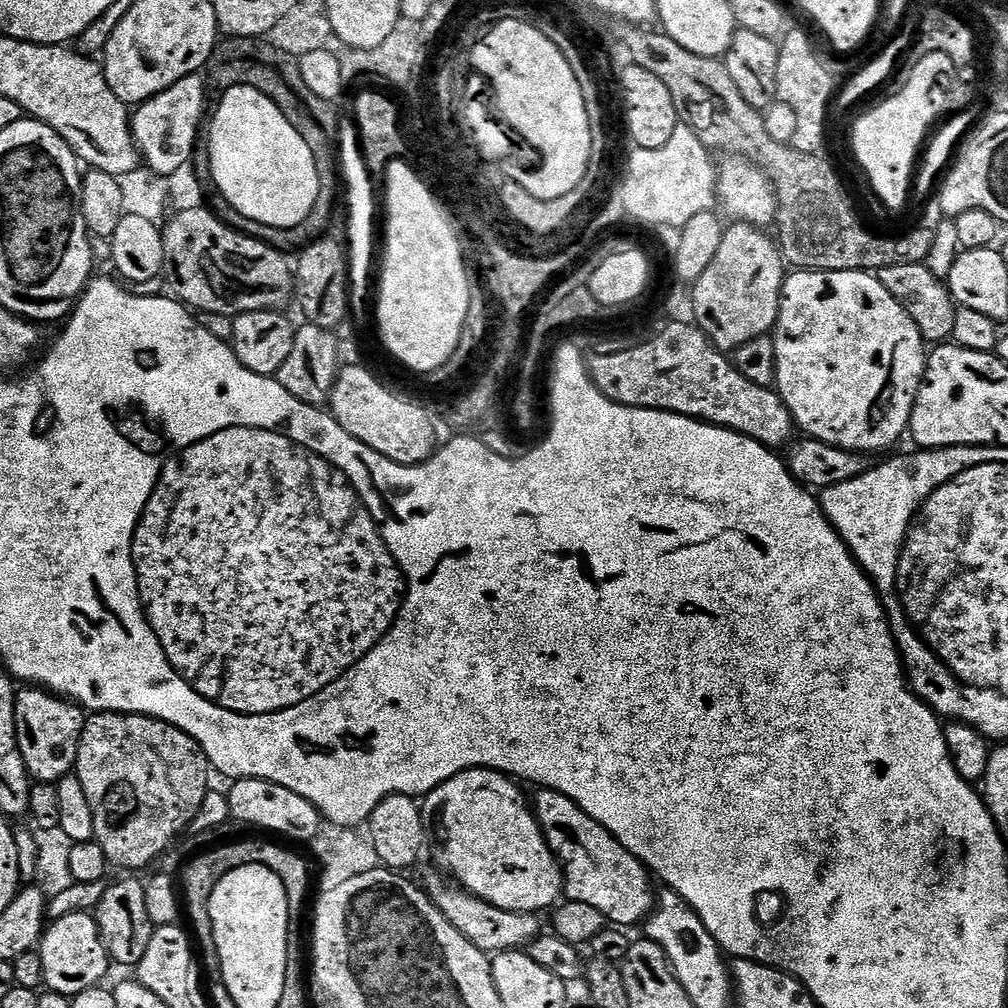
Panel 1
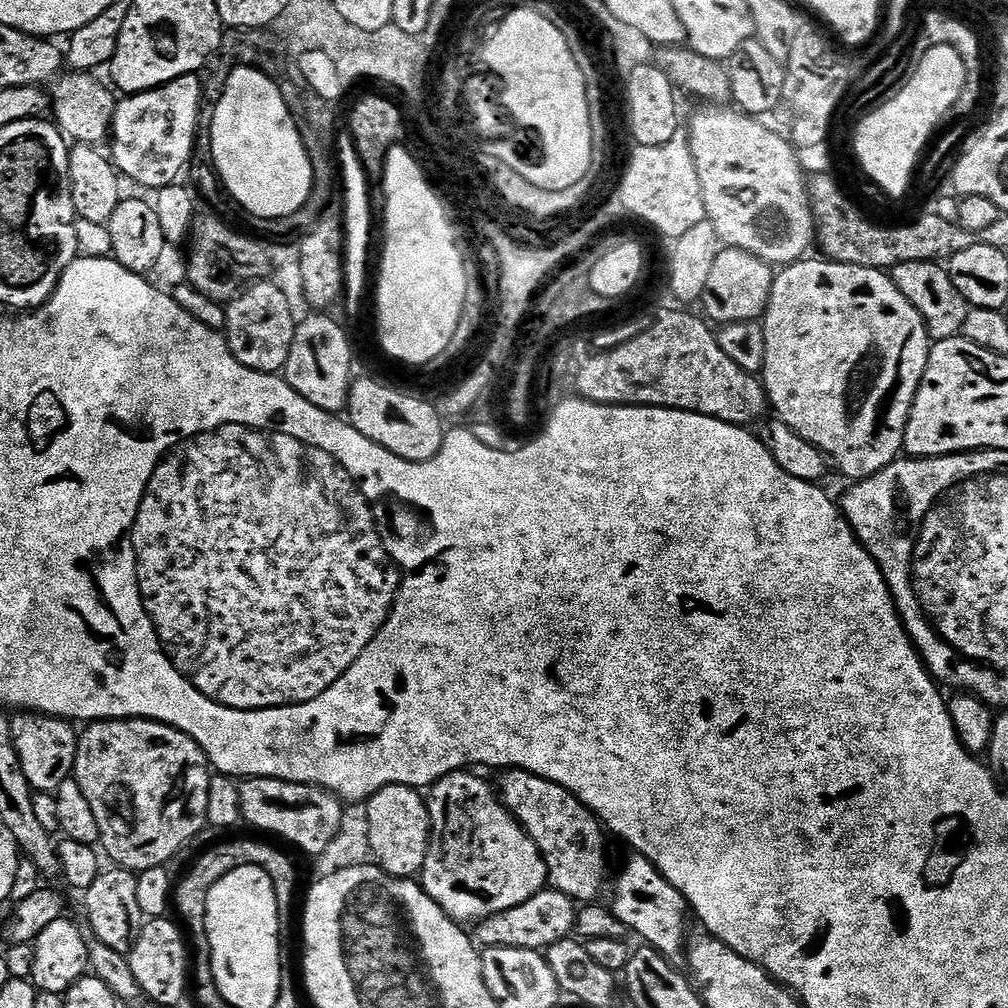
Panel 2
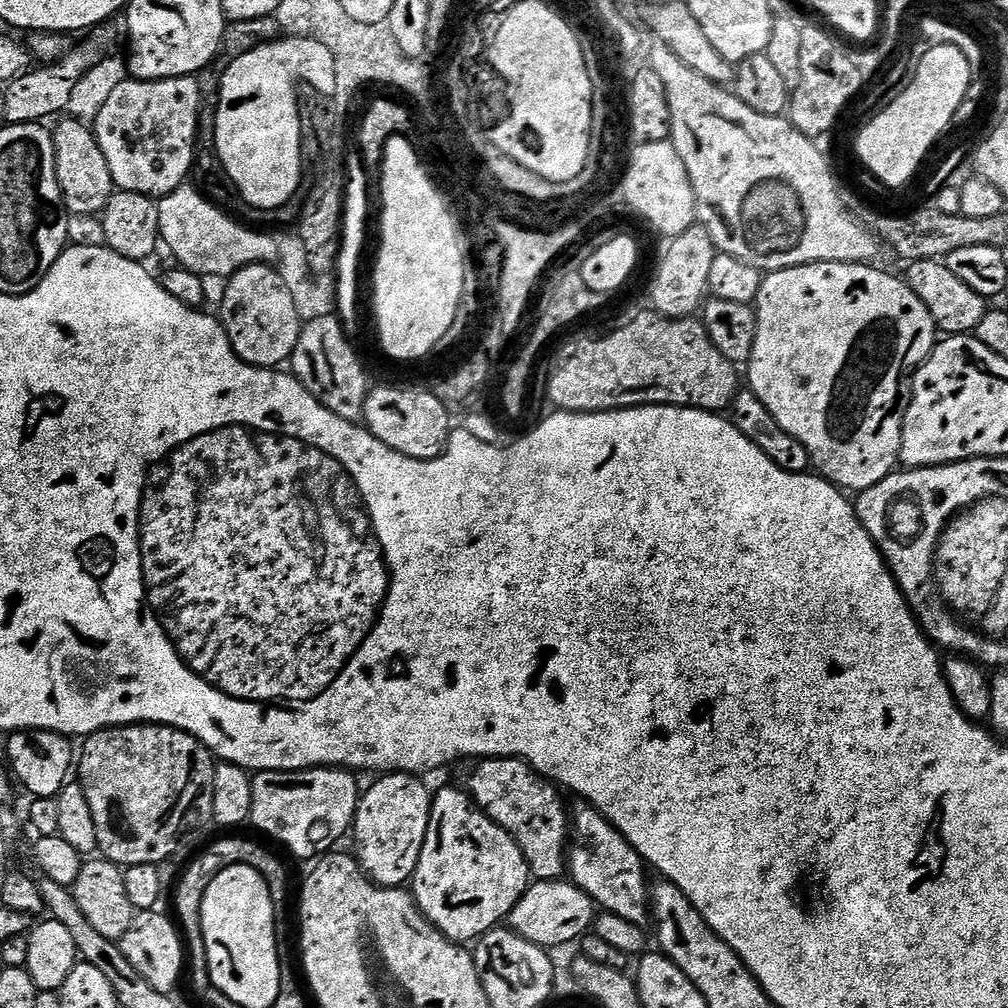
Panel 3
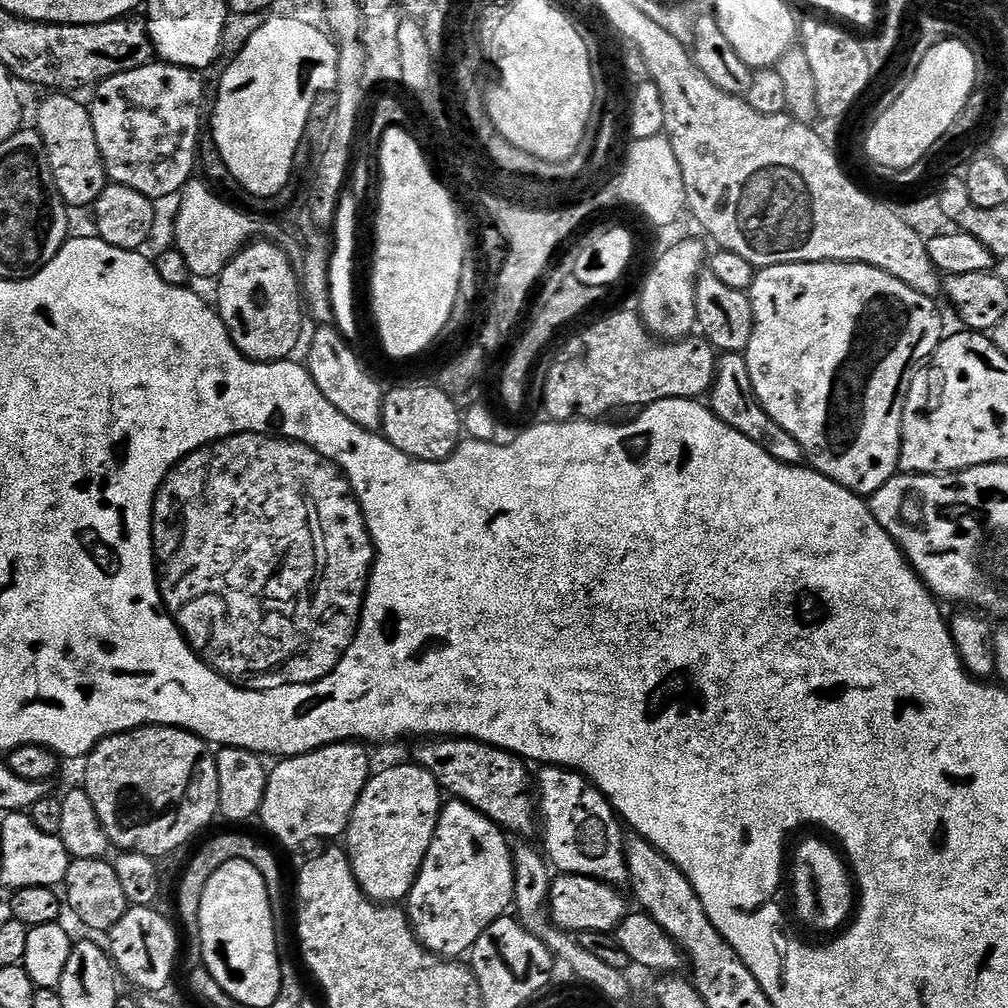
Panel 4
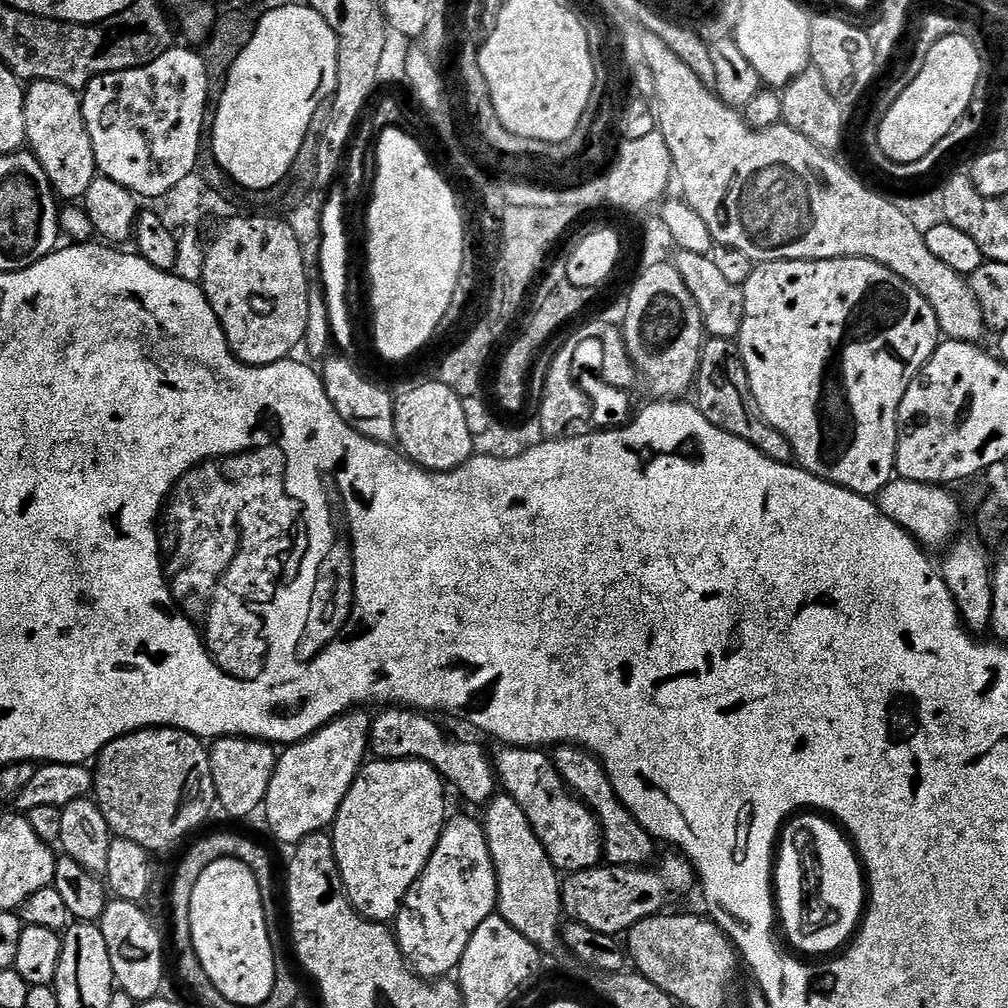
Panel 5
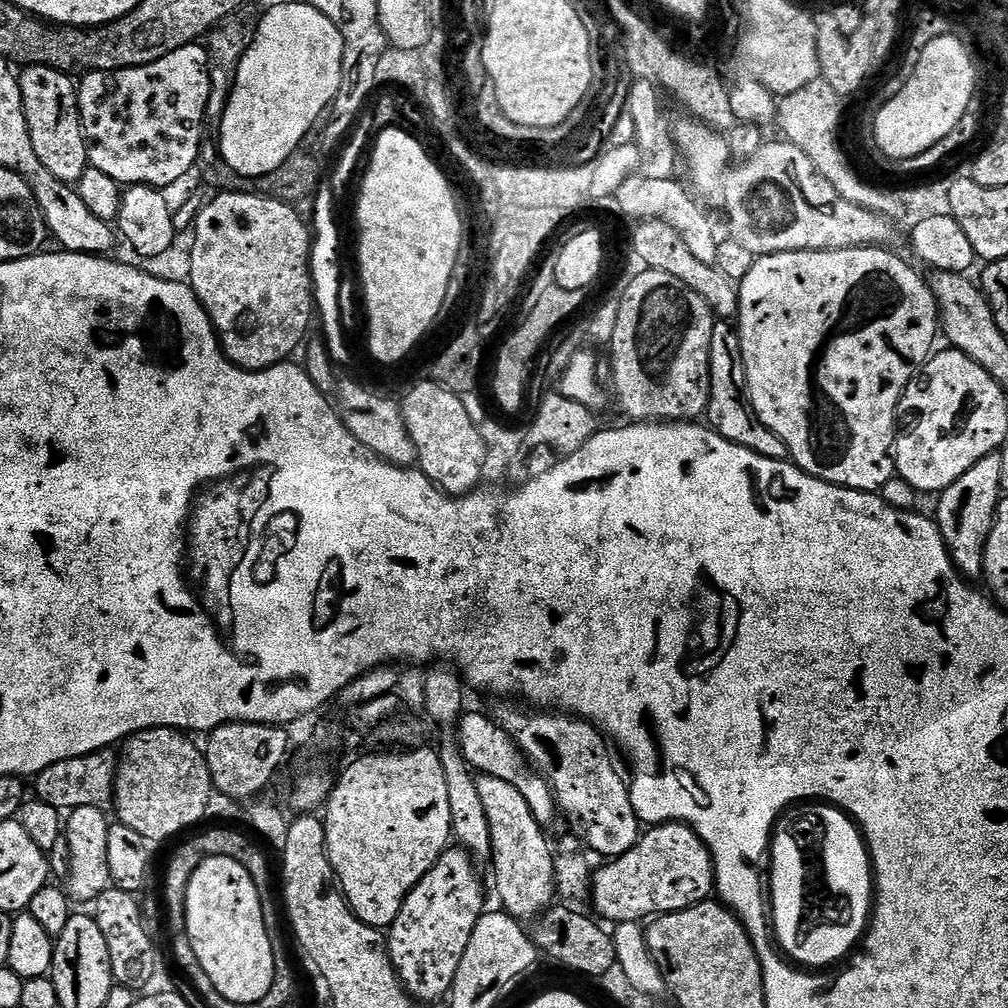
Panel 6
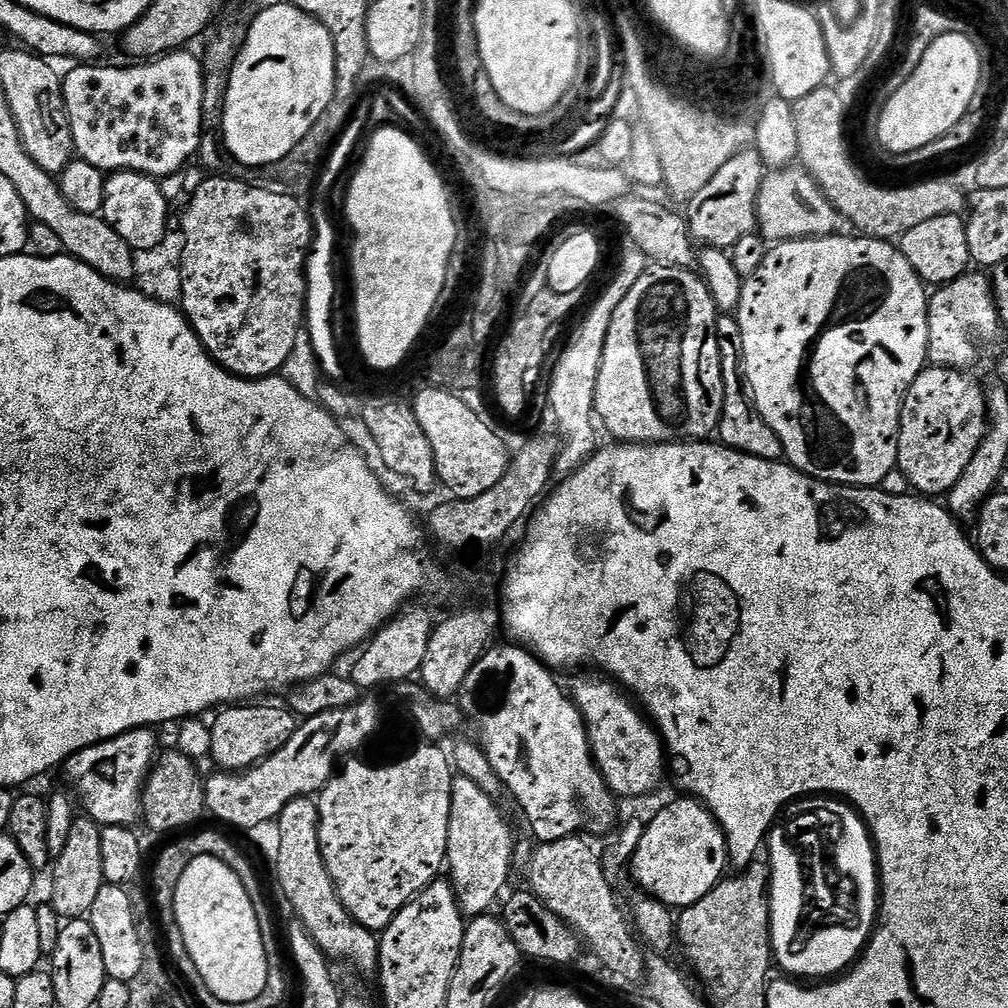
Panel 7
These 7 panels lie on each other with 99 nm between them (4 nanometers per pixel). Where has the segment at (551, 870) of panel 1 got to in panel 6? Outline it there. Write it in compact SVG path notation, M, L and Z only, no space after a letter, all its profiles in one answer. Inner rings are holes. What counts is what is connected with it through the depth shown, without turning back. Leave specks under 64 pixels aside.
M459 846L445 848L438 862L410 890L404 900L398 918L386 932L388 957L396 967L396 974L403 984L405 992L417 1002L423 1000L440 1000L449 995L454 982L454 974L458 974L458 962L462 962L462 954L466 954L466 946L470 943L470 934L474 934L474 926L478 926L480 917L486 911L484 905L484 888L480 885L480 876L476 873L477 865L471 856Z

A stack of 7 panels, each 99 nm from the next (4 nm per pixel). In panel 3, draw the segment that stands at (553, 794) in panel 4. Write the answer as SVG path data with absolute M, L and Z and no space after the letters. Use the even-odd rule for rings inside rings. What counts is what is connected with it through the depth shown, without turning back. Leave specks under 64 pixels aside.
M587 802L577 805L570 812L570 847L566 853L566 868L572 883L603 911L618 914L618 918L626 918L626 922L647 925L650 920L650 872L644 859L597 808Z

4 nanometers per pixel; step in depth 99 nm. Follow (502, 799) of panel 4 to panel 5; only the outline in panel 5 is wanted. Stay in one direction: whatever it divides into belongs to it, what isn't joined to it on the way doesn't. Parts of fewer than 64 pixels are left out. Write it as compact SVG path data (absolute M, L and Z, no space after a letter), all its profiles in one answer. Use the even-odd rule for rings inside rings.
M388 706L377 711L372 716L372 726L368 729L368 743L373 757L382 760L421 760L426 762L440 775L441 780L449 789L457 788L460 796L468 804L487 805L498 792L498 777L494 767L494 760L491 755L484 753L484 748L480 744L471 744L468 740L455 740L452 736L447 736L438 725L435 724L431 715L423 711L409 708L407 706Z

